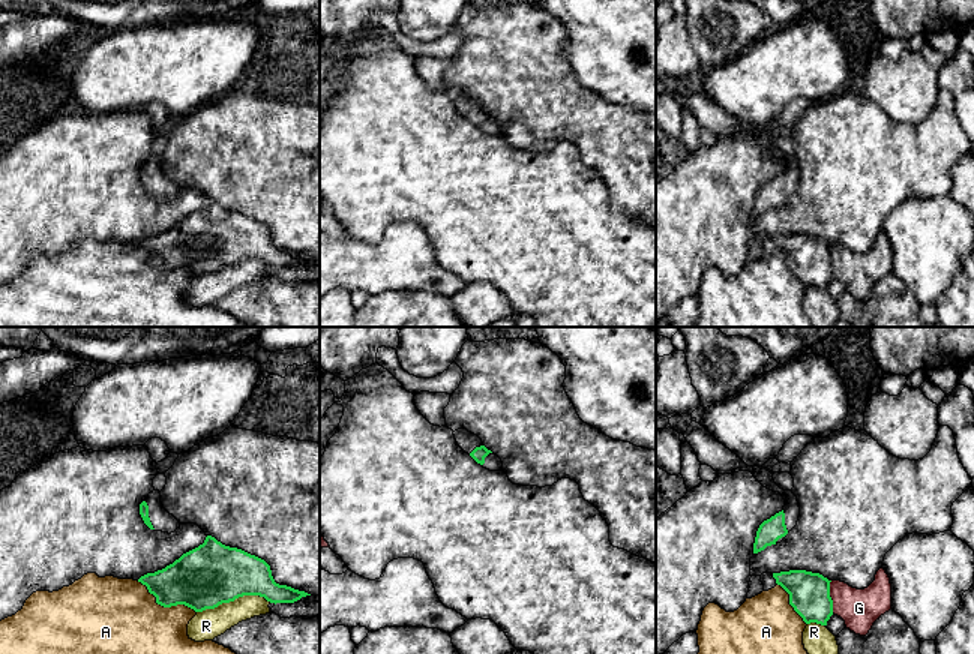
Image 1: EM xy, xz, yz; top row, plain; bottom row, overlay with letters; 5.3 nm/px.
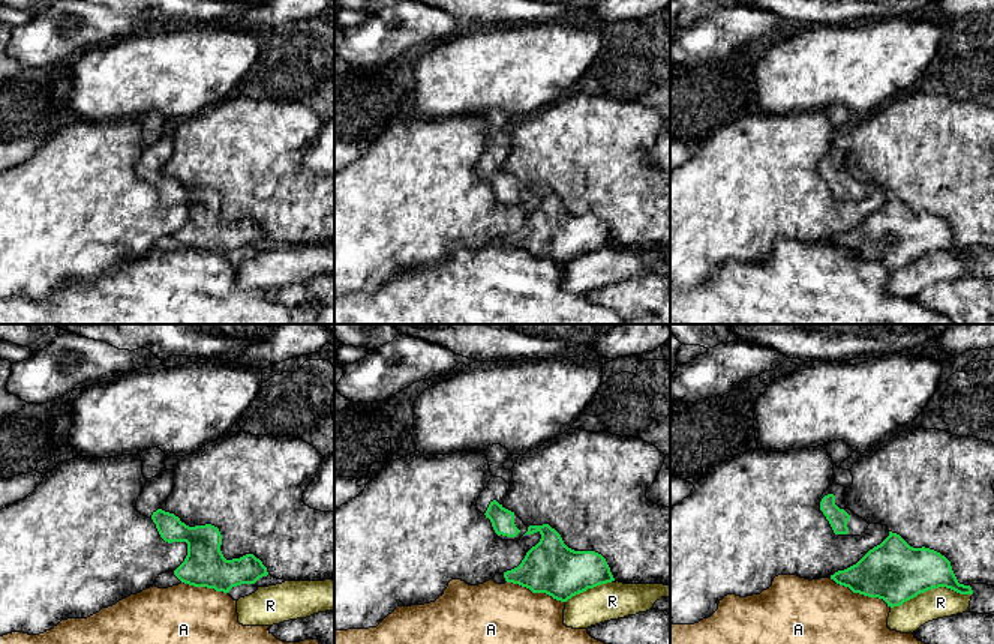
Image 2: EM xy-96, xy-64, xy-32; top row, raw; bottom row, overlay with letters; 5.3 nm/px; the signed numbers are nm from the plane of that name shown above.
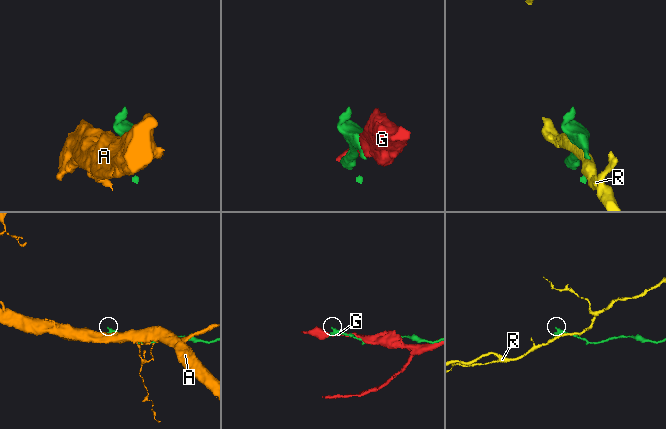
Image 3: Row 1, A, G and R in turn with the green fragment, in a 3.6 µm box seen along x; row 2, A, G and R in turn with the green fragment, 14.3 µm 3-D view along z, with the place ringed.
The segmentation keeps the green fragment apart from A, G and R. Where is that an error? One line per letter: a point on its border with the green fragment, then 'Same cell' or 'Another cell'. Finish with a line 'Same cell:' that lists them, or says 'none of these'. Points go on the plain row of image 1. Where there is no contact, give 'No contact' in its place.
A: Touches green at xy (164, 270). Another cell
G: Touches green at yz (830, 261). Another cell
R: Touches green at xy (233, 264). Another cell
Same cell: none of these

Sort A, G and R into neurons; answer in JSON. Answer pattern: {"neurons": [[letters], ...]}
{"neurons": [["A"], ["G"], ["R"]]}

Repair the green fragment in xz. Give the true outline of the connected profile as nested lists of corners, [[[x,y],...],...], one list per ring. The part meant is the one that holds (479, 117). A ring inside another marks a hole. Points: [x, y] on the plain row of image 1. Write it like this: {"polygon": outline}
{"polygon": [[[458,93],[453,96],[455,104],[458,110],[468,117],[477,128],[480,128],[483,132],[489,135],[501,135],[503,134],[503,126],[501,123],[494,118],[491,114],[488,114],[483,108],[482,104],[468,96],[467,93]]]}

